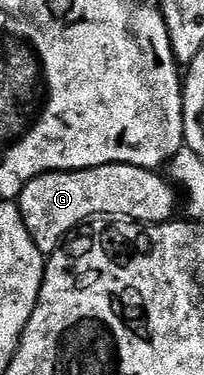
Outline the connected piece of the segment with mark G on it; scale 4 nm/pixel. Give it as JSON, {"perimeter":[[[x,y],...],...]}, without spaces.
{"perimeter":[[[102,164],[96,168],[82,168],[79,172],[45,172],[28,180],[19,189],[19,214],[33,242],[41,250],[54,249],[58,245],[55,243],[70,228],[77,227],[90,216],[115,216],[111,218],[161,224],[176,215],[177,192],[159,174],[158,171],[138,168],[132,164]]]}

